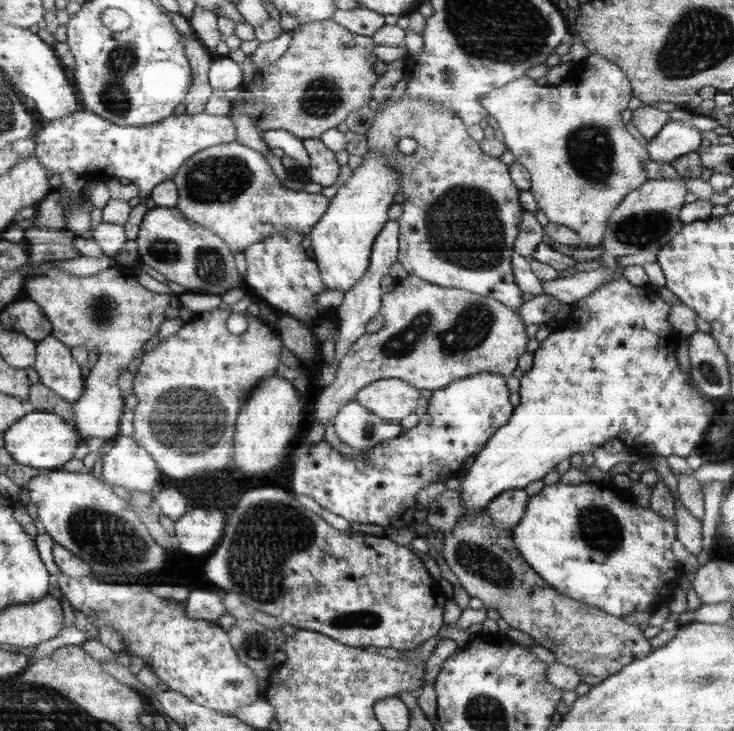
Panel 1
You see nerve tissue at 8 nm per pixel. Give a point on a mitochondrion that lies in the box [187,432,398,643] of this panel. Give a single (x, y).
(267, 589)

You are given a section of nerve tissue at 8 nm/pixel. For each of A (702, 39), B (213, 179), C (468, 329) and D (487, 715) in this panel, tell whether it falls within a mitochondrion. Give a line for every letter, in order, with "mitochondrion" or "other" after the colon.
A: mitochondrion
B: mitochondrion
C: mitochondrion
D: mitochondrion

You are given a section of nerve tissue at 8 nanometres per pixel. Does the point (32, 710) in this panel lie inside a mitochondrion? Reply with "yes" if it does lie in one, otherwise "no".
yes

